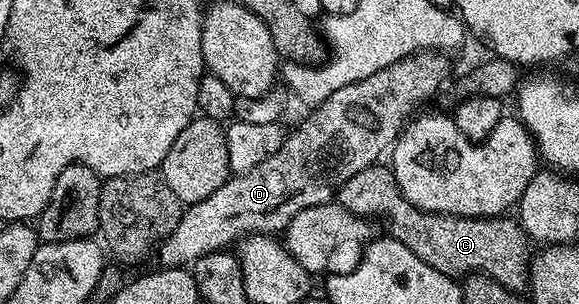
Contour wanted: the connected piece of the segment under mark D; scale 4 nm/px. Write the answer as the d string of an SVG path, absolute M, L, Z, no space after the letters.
M421 50L396 60L364 80L357 80L332 92L332 96L307 113L310 115L291 134L289 131L283 137L280 148L272 152L268 160L260 160L256 168L229 177L207 199L187 205L174 231L157 247L156 255L162 261L159 263L166 268L189 267L200 256L229 247L229 242L235 243L253 233L273 235L285 231L296 212L331 201L348 176L356 176L356 172L364 172L364 168L375 165L381 159L378 157L393 147L414 106L426 101L441 88L442 81L450 74L450 62L446 58L449 57L437 50Z

